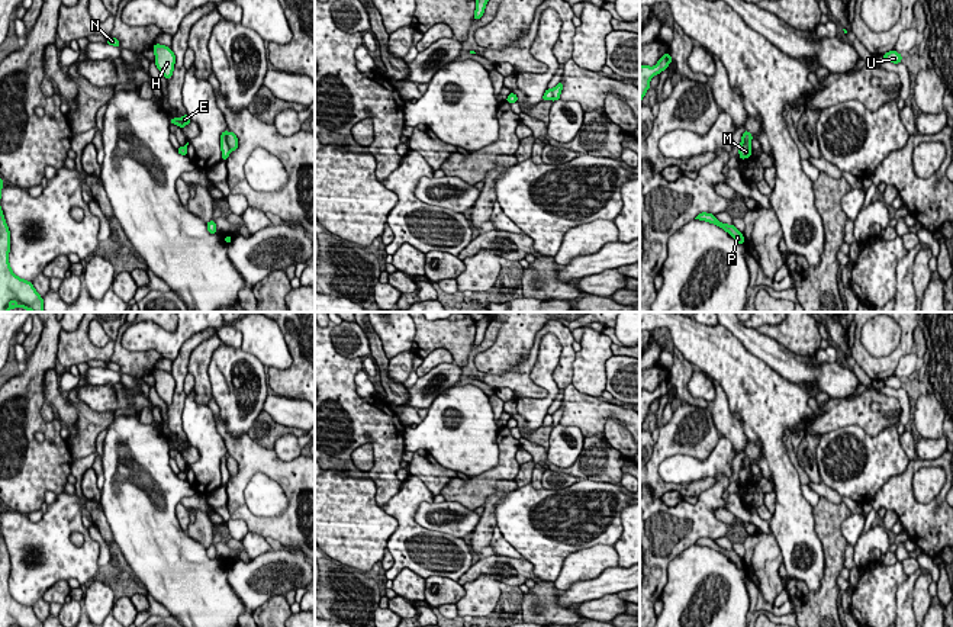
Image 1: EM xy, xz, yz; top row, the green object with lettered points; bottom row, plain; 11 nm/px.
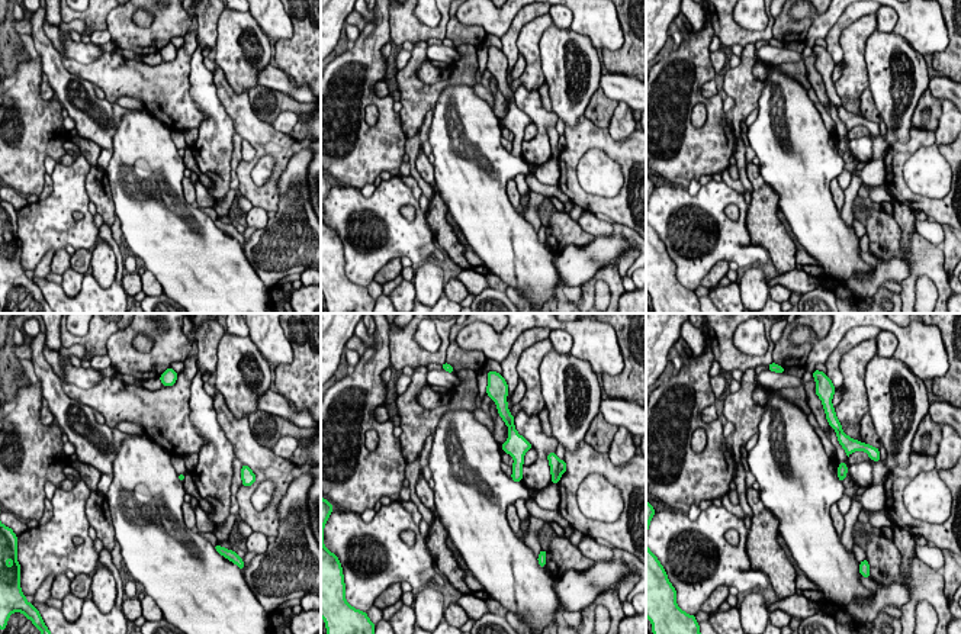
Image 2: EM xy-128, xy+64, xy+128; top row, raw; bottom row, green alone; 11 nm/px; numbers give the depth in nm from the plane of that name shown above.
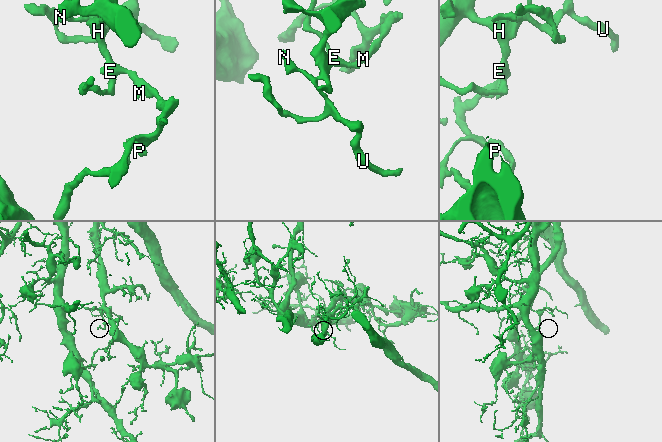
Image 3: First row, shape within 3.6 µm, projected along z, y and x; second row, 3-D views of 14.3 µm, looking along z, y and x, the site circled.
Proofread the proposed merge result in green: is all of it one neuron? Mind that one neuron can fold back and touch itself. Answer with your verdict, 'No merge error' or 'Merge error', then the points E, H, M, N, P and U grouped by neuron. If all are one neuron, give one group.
Merge error. Groups: E H M N U / P

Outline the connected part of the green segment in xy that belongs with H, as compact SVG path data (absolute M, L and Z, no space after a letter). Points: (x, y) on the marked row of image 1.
M155 44L152 46L154 54L155 54L155 65L160 70L160 73L165 77L165 78L171 78L173 77L173 70L174 70L174 64L176 64L176 55L171 51L171 48L165 46L165 45L160 45Z

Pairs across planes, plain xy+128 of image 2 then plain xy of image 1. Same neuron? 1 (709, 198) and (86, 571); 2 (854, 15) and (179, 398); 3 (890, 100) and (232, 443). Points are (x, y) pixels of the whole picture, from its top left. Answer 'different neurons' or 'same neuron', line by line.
1: same neuron
2: same neuron
3: different neurons

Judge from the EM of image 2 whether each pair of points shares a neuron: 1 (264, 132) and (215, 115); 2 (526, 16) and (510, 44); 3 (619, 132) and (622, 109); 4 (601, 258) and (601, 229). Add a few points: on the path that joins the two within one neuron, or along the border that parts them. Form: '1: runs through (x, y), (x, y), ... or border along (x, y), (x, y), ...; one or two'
1: border along (217, 90), (218, 100), (231, 118), (237, 132); two
2: runs through (518, 23), (511, 36); one
3: runs through (620, 126), (622, 115); one
4: border along (614, 232), (608, 237), (594, 237); two

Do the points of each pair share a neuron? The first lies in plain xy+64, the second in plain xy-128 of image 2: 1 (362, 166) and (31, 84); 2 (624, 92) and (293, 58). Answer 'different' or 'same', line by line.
1: same
2: different

